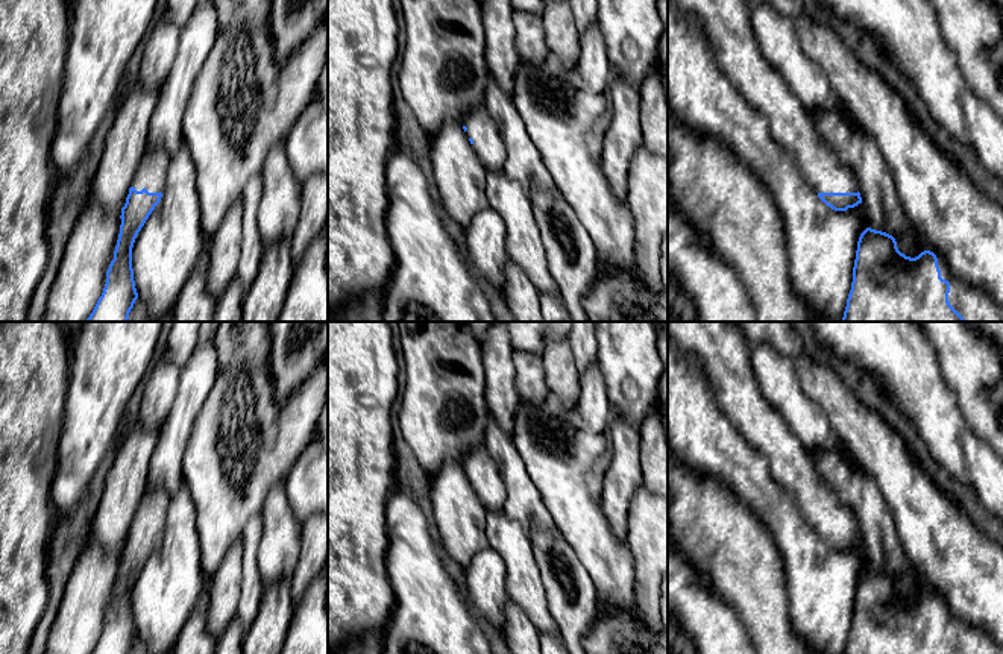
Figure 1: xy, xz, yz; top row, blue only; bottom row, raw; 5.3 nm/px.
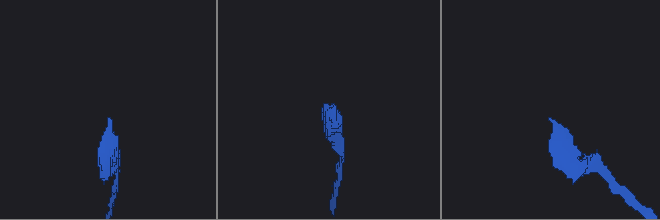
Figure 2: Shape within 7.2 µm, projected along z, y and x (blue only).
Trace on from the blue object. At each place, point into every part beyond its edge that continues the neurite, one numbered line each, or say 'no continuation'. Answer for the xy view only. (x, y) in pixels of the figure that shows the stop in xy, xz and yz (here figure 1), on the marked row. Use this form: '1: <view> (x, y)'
1: xy (152, 172)

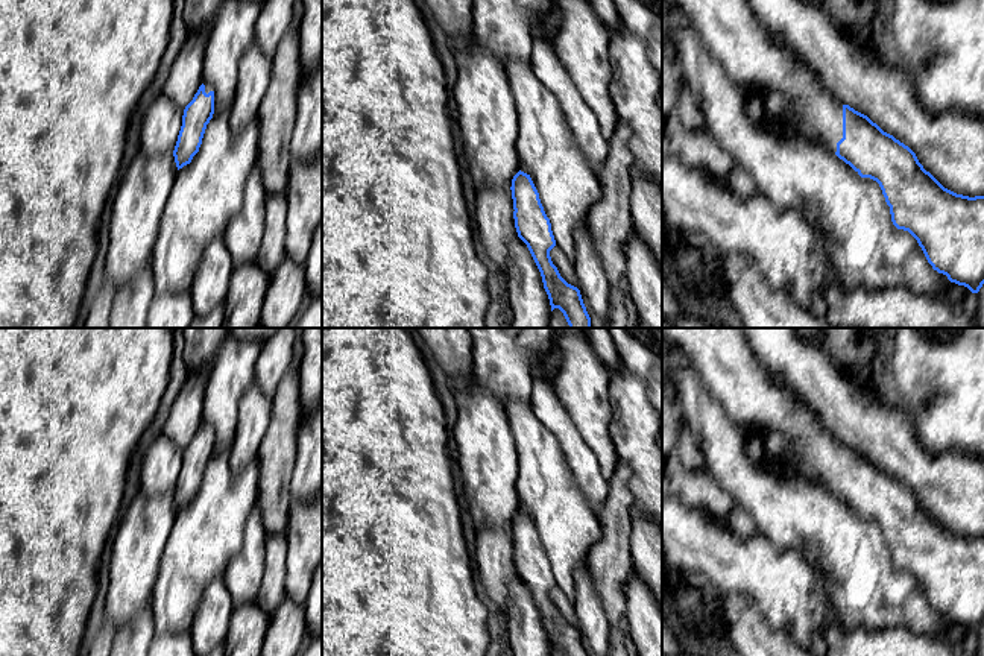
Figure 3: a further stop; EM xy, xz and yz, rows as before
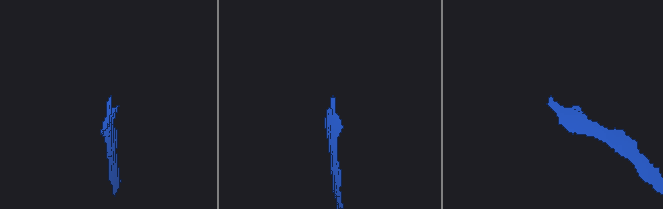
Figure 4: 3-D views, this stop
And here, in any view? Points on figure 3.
1: yz (747, 53)

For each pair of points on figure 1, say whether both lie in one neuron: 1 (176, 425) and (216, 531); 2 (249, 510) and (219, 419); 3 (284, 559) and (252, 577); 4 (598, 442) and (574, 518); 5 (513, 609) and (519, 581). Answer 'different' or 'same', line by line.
1: different
2: same
3: different
4: same
5: different

